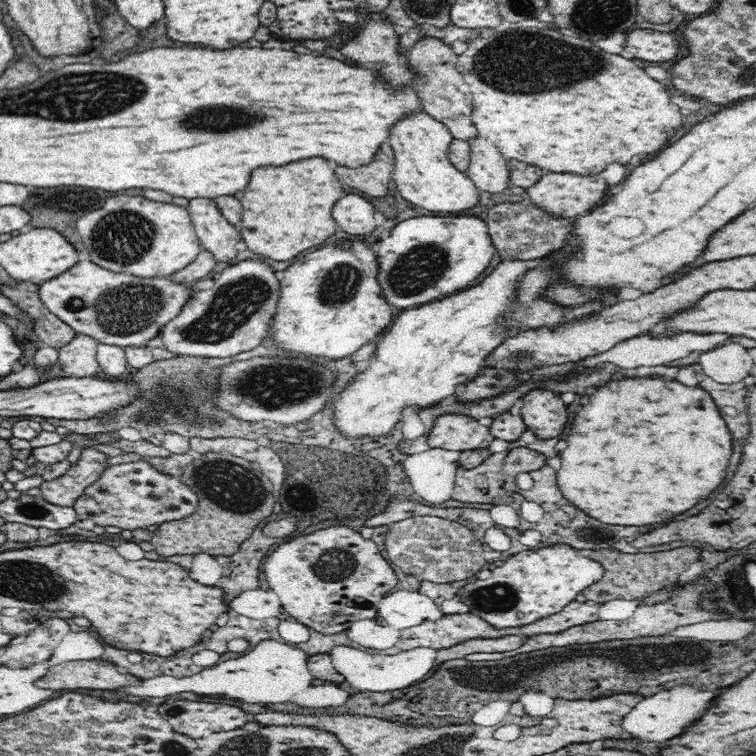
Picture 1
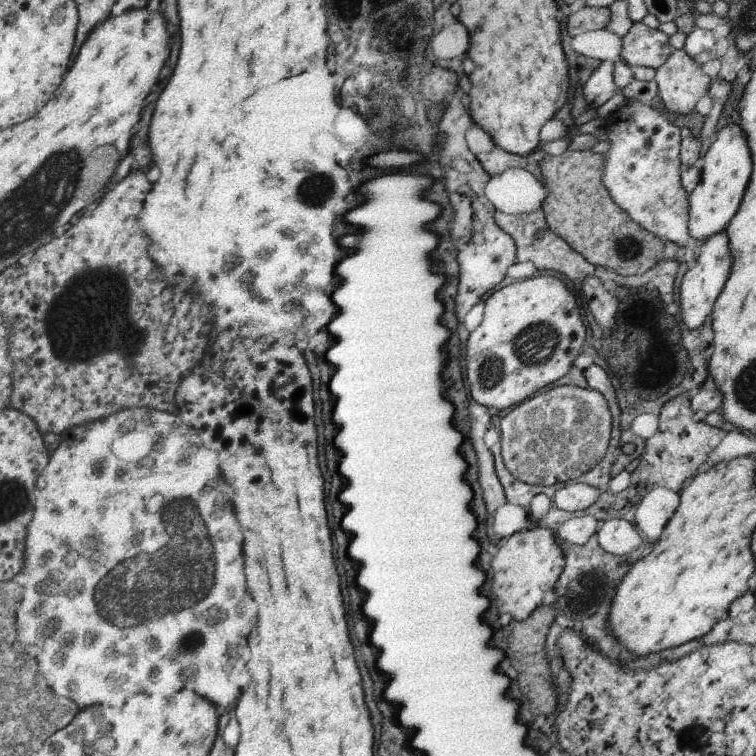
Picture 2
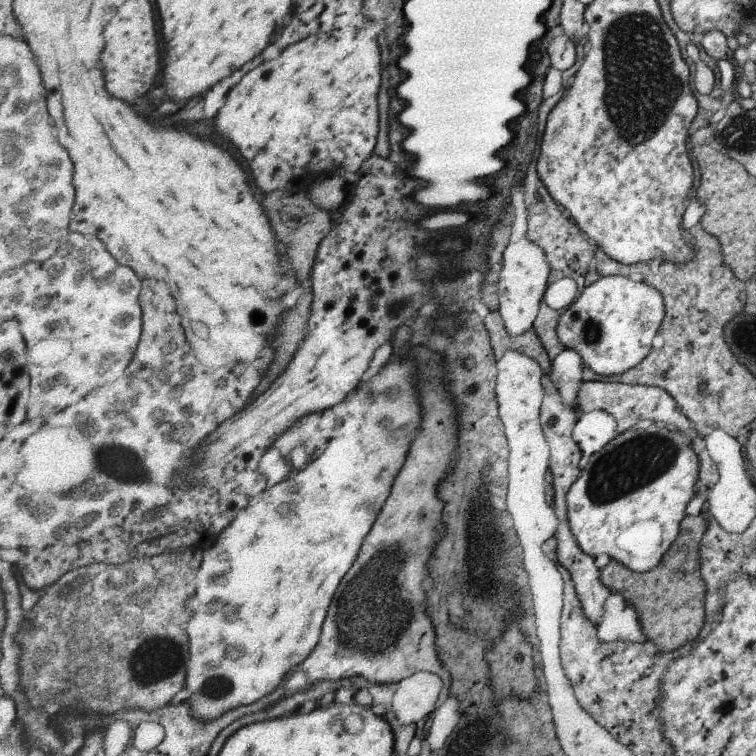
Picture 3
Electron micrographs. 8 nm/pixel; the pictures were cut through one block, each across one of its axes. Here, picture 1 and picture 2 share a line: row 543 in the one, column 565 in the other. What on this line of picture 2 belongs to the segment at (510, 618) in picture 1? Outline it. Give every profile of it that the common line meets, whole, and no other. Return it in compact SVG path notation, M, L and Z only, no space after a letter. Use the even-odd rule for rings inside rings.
M546 522L536 528L526 528L512 534L510 538L499 543L499 549L486 580L490 584L488 598L494 600L496 612L510 614L514 620L524 620L532 616L542 604L546 592L554 590L560 574L564 572L564 552L556 544L556 528L553 522Z

